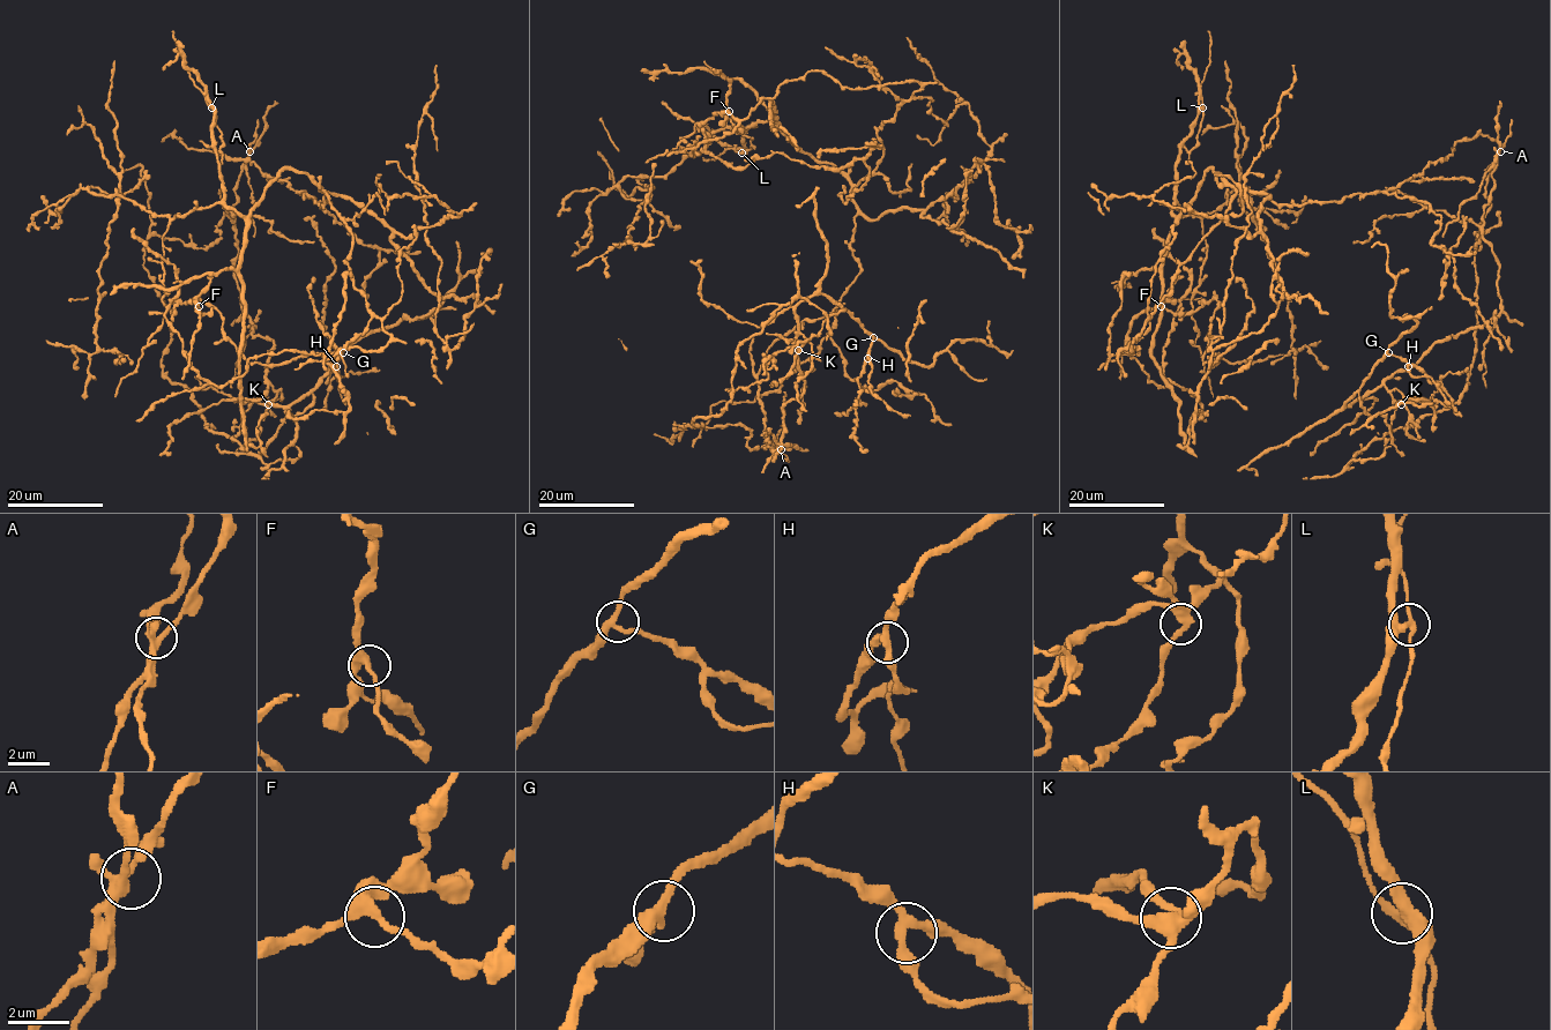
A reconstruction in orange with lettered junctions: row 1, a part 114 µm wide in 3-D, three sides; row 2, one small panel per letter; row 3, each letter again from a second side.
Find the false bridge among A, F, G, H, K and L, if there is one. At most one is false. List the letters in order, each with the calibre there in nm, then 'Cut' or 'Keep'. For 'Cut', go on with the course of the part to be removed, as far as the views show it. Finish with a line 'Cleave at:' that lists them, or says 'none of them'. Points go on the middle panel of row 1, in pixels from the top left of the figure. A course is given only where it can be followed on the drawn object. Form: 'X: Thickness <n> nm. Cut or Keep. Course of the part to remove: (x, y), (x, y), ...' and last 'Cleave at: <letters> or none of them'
A: Thickness 300 nm. Keep
F: Thickness 300 nm. Keep
G: Thickness 280 nm. Keep
H: Thickness 280 nm. Keep
K: Thickness 320 nm. Keep
L: Thickness 280 nm. Cut. Course of the part to remove: (743, 152), (726, 149), (715, 159), (702, 157)
Cleave at: L

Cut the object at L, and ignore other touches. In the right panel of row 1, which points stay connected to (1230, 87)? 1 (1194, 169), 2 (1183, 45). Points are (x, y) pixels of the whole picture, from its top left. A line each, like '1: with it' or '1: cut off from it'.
1: with it
2: with it

